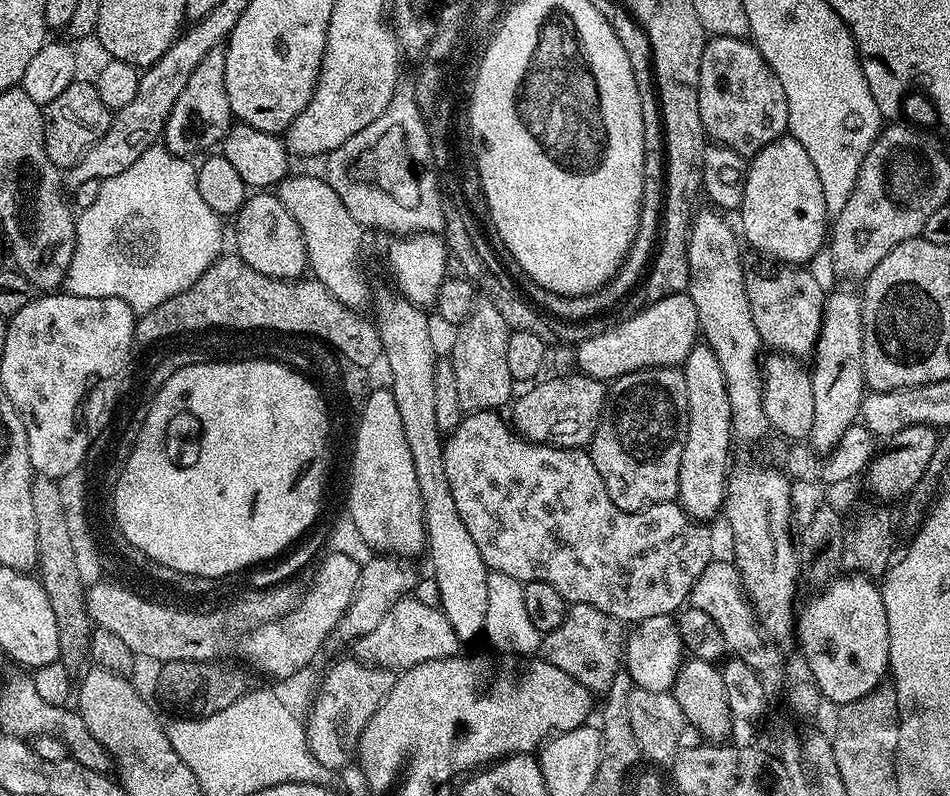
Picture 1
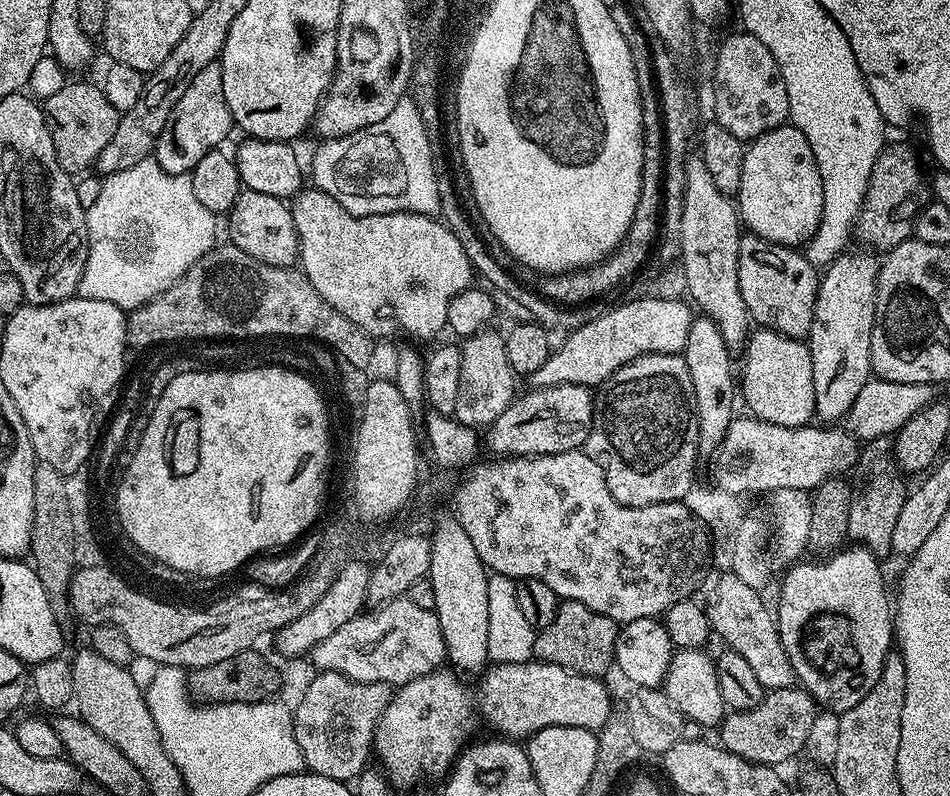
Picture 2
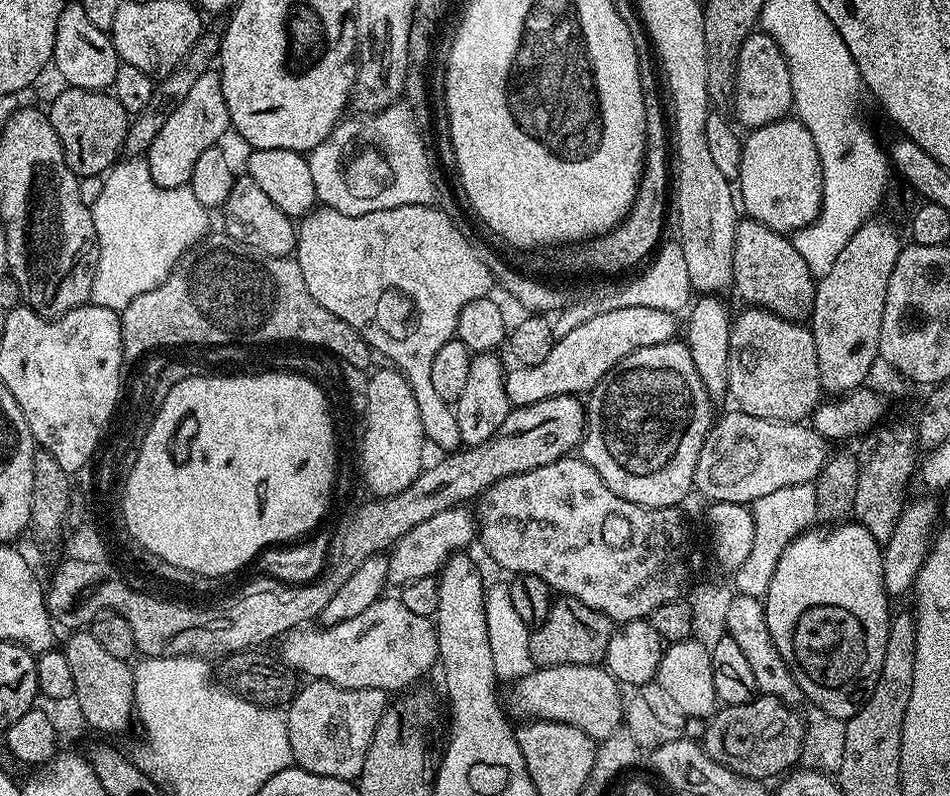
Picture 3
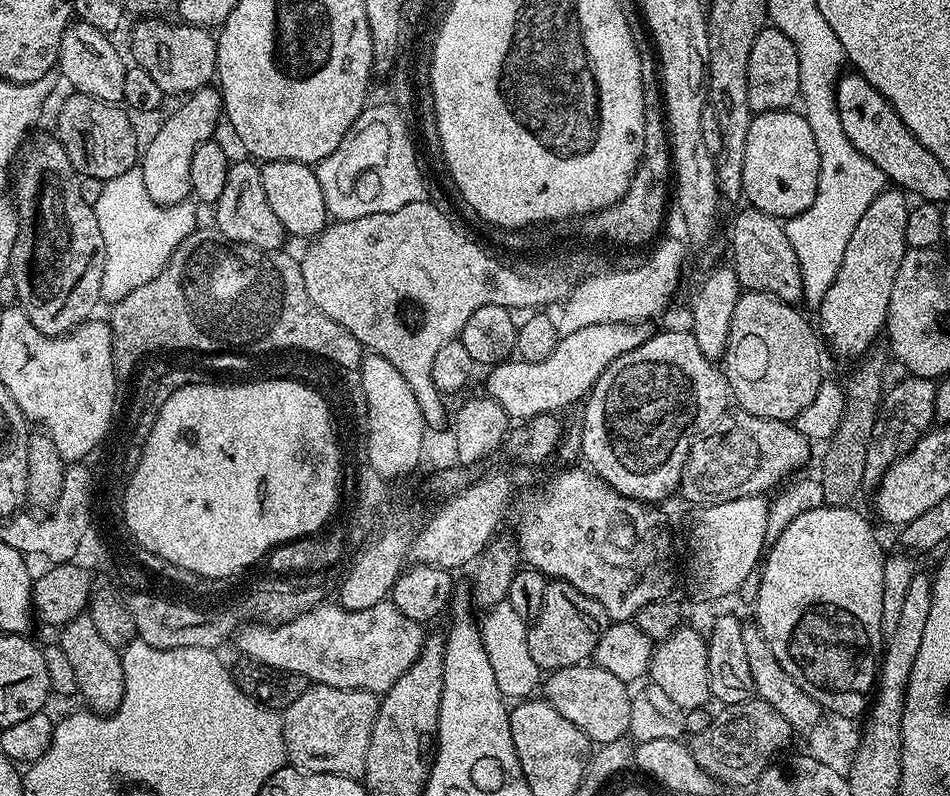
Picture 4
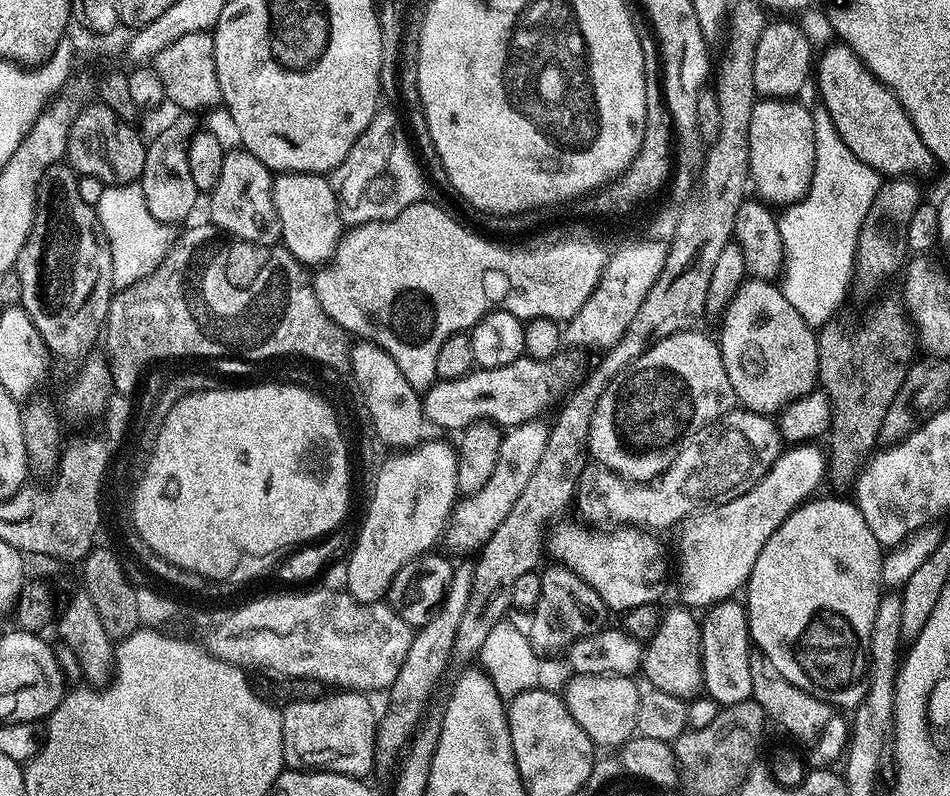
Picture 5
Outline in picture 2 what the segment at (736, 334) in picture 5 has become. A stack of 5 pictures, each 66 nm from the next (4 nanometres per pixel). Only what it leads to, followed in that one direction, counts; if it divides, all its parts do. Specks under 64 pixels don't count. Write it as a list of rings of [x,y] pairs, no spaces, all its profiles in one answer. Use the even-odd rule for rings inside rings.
[[[760,326],[749,335],[742,355],[744,365],[738,368],[738,392],[742,404],[744,400],[749,408],[745,409],[755,419],[787,428],[803,428],[813,423],[816,416],[814,366],[810,362],[808,345],[803,339]]]

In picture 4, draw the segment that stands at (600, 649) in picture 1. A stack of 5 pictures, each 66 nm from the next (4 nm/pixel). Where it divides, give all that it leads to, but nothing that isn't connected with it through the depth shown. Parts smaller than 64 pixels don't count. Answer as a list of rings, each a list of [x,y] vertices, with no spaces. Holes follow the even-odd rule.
[[[549,579],[542,601],[542,614],[531,621],[528,629],[530,658],[534,658],[538,667],[548,674],[591,661],[596,655],[598,638],[609,623],[607,610],[594,602],[594,598],[582,594],[582,590],[574,590],[570,582]]]

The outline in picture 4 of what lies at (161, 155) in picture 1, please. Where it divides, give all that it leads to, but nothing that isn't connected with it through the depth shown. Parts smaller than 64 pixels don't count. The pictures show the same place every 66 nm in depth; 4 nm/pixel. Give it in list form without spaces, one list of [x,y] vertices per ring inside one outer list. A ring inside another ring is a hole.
[[[139,167],[126,170],[126,174],[118,174],[113,180],[105,180],[102,195],[94,207],[106,250],[100,294],[108,302],[126,298],[130,290],[138,290],[138,286],[146,286],[146,282],[158,278],[173,250],[198,227],[197,205],[154,202],[150,194],[146,194],[146,182],[142,182]]]

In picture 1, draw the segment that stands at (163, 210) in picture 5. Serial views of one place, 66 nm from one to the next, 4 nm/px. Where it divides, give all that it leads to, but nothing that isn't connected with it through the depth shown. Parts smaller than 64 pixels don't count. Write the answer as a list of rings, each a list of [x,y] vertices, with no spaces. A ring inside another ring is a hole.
[[[218,47],[194,66],[194,74],[190,74],[186,86],[182,86],[182,94],[178,94],[168,115],[162,144],[175,156],[192,158],[195,152],[215,149],[212,147],[223,141],[233,123],[230,98],[226,94],[226,54],[223,47]]]

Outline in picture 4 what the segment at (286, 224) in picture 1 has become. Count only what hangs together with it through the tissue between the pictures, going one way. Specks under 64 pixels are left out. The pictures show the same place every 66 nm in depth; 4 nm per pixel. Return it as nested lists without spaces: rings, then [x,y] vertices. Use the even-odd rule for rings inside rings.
[[[248,158],[243,159],[237,164],[235,161],[228,165],[226,187],[222,189],[222,198],[218,198],[218,202],[214,205],[217,224],[215,227],[219,235],[239,244],[249,244],[264,252],[283,249],[286,233],[282,222],[278,222],[278,214],[274,214],[274,210],[270,210],[270,202],[266,202],[266,194],[262,190],[260,164]]]

